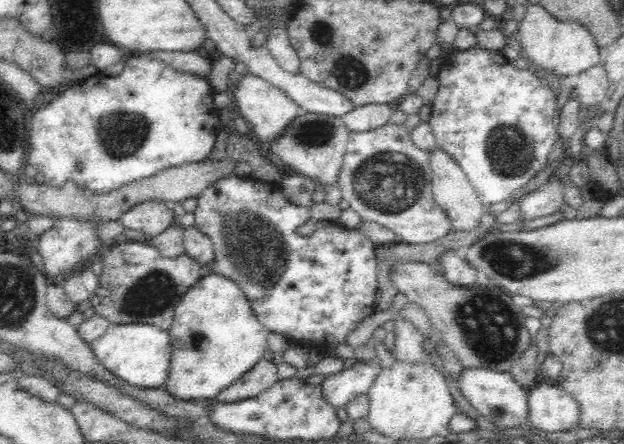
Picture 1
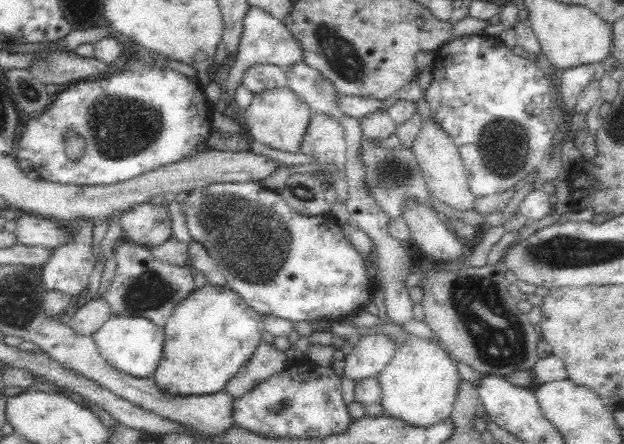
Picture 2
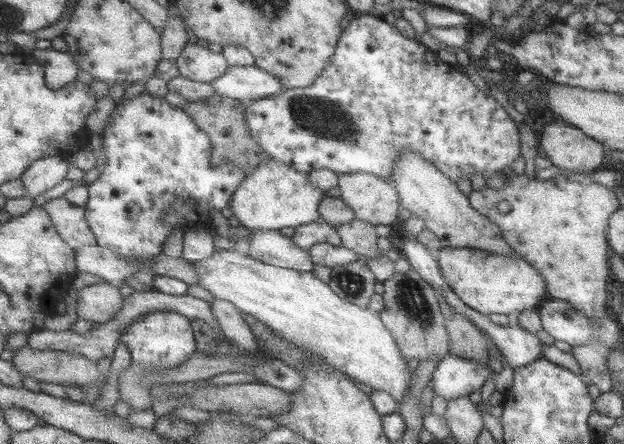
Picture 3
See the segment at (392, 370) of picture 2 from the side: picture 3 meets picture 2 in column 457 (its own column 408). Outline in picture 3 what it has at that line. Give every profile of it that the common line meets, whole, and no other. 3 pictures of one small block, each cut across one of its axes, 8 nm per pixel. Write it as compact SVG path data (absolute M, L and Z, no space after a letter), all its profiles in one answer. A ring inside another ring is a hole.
M217 248L211 258L195 260L193 263L199 273L198 286L211 292L214 298L235 303L243 313L256 318L256 322L260 321L268 326L277 338L289 341L303 353L318 354L320 360L326 360L329 366L345 372L357 382L364 383L373 390L383 390L391 394L395 401L399 402L399 406L408 398L412 390L414 371L409 370L394 333L383 323L378 312L341 298L329 283L319 280L313 272L281 268L257 260L251 255L240 254L235 250Z

